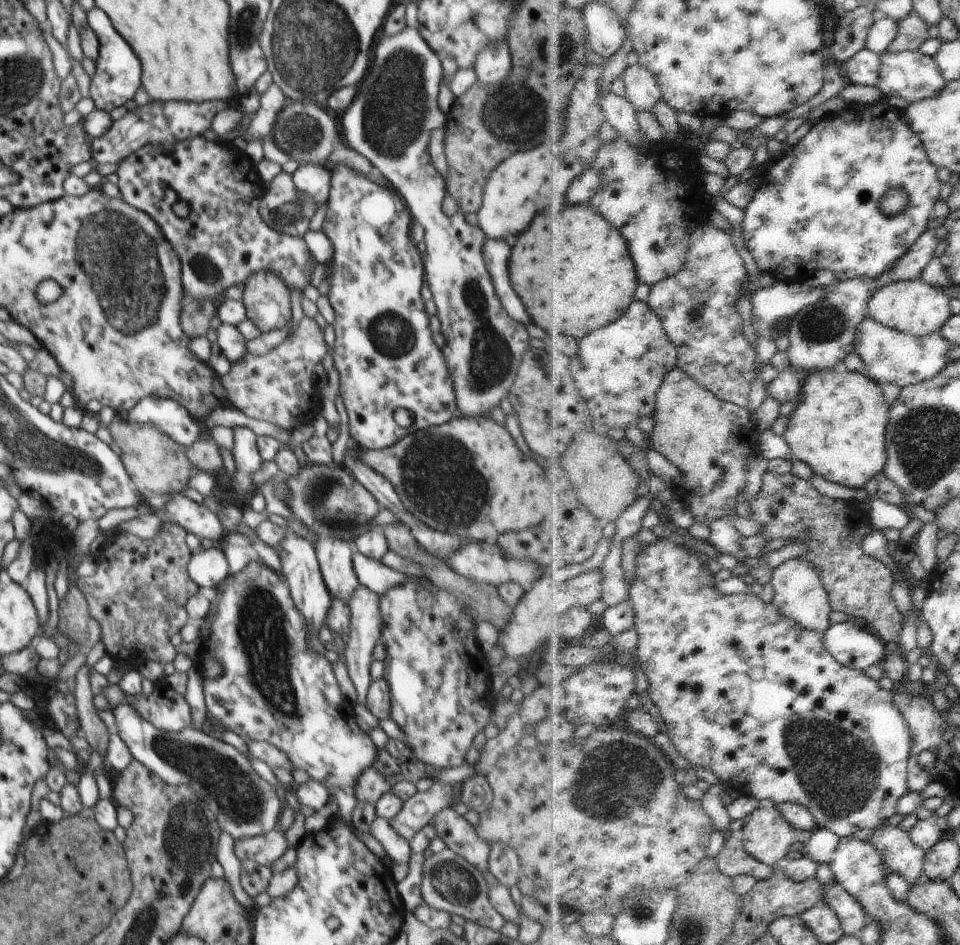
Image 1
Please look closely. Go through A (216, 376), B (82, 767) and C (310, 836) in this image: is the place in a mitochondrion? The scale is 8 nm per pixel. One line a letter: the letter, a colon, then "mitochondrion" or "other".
A: other
B: other
C: other

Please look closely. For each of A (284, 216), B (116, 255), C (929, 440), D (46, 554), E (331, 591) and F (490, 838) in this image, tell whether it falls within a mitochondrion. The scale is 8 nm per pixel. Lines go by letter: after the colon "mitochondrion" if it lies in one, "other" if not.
A: mitochondrion
B: mitochondrion
C: mitochondrion
D: other
E: other
F: other

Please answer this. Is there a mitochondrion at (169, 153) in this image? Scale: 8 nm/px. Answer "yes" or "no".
no

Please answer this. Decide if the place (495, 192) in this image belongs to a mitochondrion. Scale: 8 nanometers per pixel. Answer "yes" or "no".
no

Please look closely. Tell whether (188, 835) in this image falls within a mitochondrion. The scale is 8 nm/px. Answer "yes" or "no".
yes

